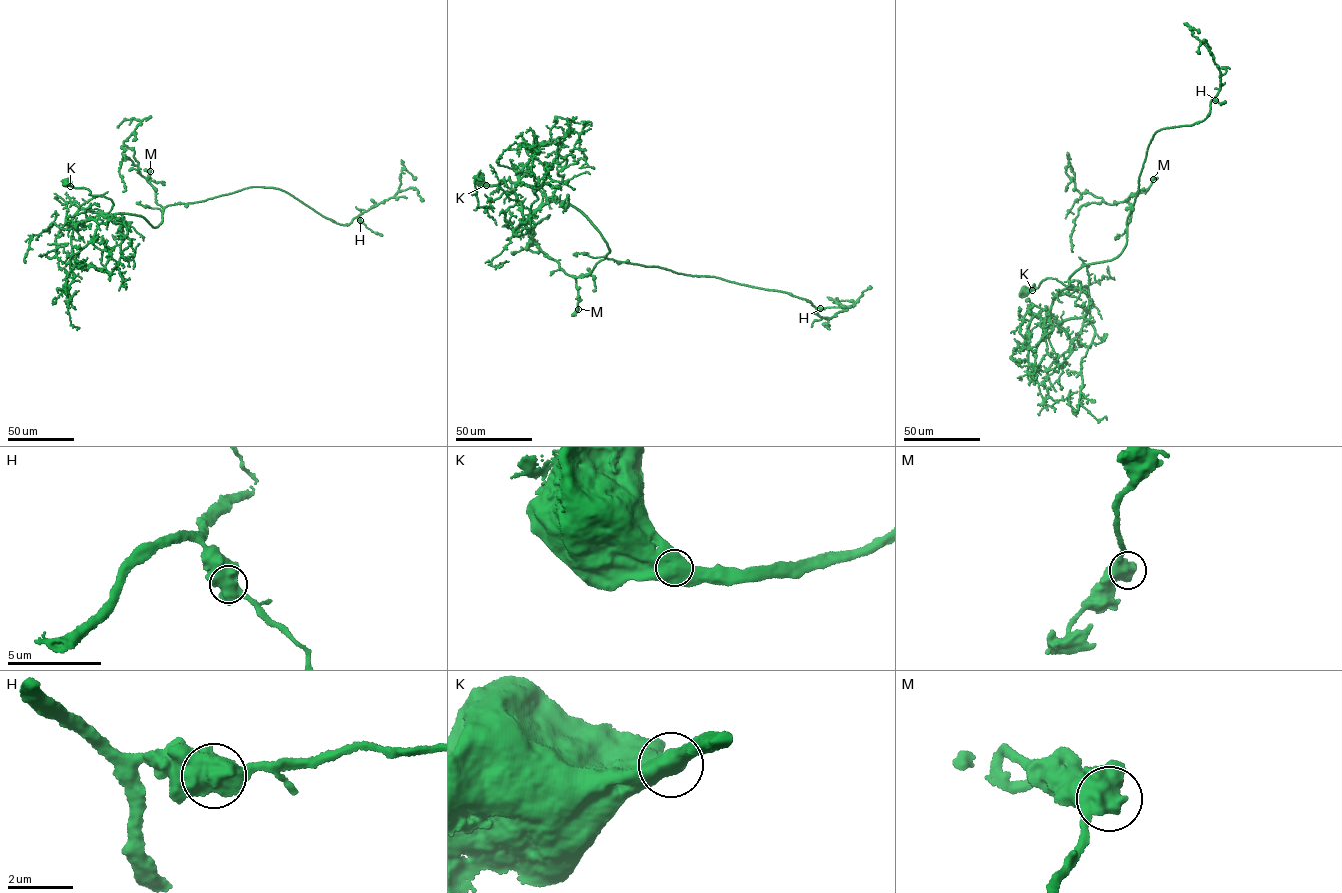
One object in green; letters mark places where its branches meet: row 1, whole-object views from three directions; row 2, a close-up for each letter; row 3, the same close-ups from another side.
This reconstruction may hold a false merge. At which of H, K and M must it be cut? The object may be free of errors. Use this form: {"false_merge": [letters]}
{"false_merge": []}

